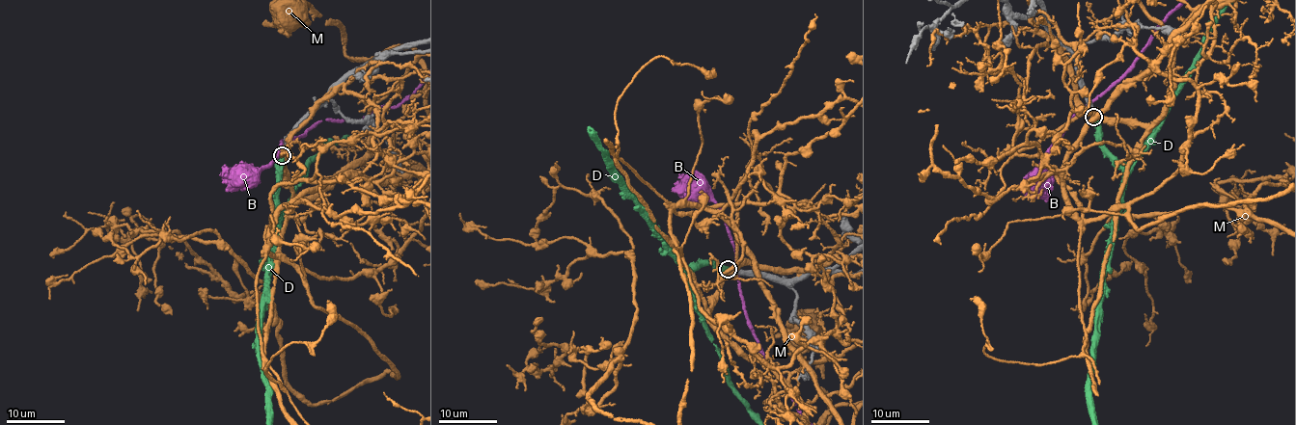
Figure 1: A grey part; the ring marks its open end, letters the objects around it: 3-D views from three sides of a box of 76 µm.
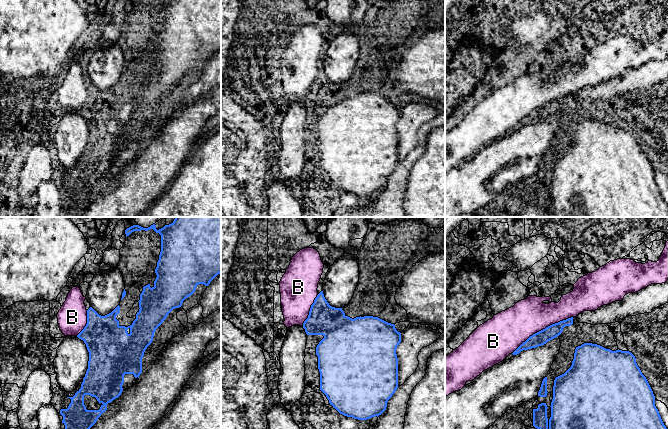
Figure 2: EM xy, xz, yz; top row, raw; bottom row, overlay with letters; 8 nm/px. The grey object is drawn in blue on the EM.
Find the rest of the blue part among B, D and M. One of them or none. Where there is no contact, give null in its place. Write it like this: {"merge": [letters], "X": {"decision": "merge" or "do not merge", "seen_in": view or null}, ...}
{"merge": ["D"], "B": {"decision": "do not merge", "seen_in": "yz"}, "D": {"decision": "merge", "seen_in": null}, "M": {"decision": "do not merge", "seen_in": null}}

